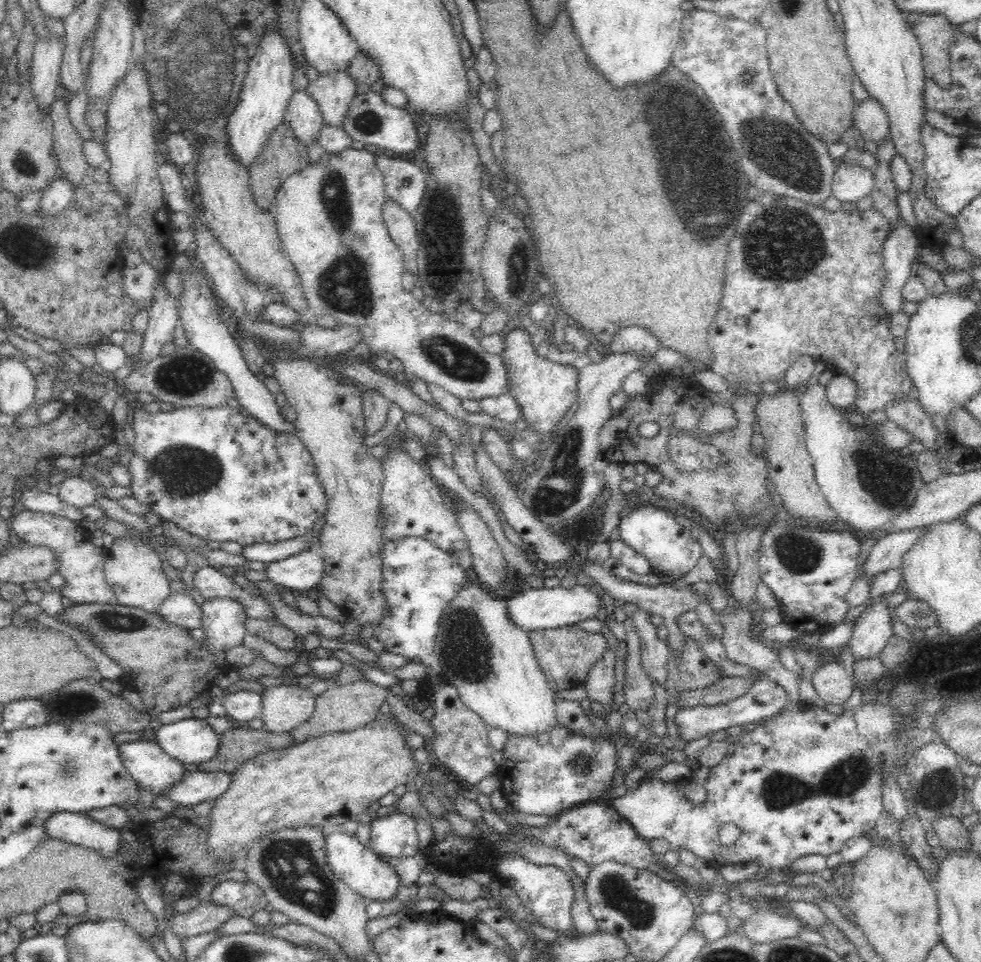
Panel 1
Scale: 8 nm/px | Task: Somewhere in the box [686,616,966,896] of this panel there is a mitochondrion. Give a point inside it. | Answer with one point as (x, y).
(779, 791)

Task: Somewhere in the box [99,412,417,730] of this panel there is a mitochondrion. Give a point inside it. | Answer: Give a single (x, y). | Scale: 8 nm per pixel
(188, 473)

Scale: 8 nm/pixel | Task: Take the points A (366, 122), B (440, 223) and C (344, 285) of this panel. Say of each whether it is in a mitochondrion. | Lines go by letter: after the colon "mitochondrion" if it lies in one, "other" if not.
A: mitochondrion
B: mitochondrion
C: mitochondrion

